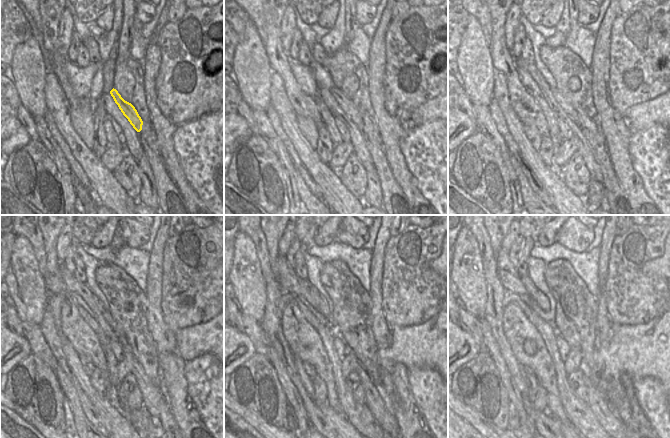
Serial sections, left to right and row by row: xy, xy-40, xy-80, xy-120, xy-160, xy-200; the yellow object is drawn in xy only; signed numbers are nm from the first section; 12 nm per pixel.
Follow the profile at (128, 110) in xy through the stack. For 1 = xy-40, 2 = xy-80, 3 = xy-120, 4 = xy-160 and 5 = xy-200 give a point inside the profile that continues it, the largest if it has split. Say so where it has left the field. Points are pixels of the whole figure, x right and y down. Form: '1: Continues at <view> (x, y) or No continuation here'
1: Continues at xy-40 (346, 104)
2: Continues at xy-80 (563, 101)
3: Continues at xy-120 (107, 316)
4: Continues at xy-160 (322, 306)
5: Continues at xy-200 (543, 302)

